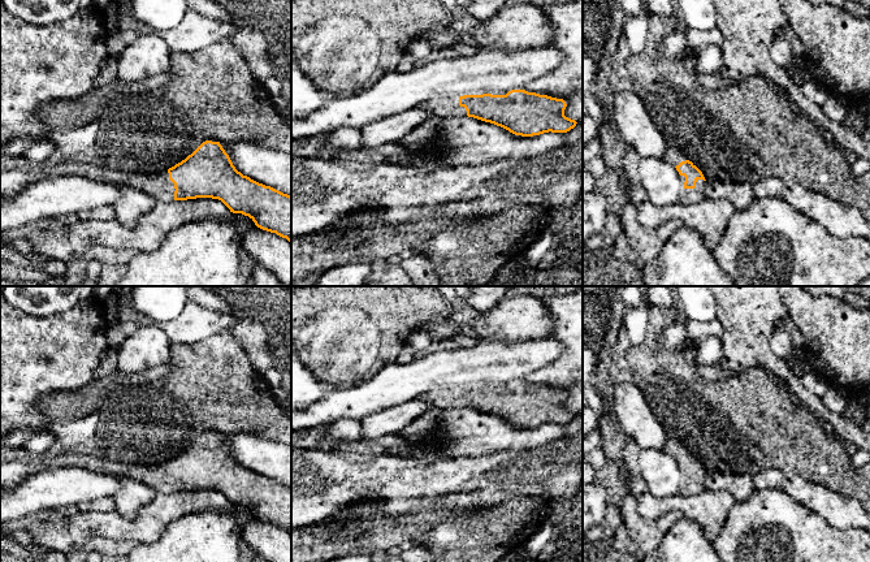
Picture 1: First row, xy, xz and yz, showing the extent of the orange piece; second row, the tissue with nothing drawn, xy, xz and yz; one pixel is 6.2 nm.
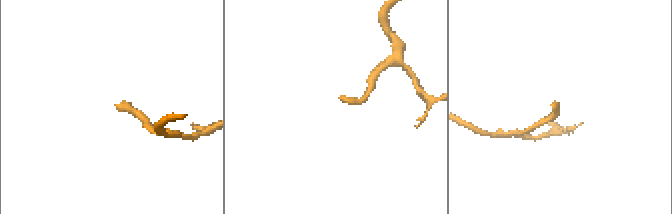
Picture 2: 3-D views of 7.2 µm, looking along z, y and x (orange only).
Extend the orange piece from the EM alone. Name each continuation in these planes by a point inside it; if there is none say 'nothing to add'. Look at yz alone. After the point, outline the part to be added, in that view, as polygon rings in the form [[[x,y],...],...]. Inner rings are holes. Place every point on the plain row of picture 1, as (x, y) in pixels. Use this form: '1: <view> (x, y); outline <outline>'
1: yz (689, 487); outline [[[697,471],[694,480],[684,480],[679,488],[679,494],[697,494],[705,489],[704,485],[705,472]]]

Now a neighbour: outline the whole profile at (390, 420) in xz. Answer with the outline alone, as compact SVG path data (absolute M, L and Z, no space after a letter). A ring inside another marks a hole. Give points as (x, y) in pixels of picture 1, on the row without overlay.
M415 398L407 403L380 410L362 419L363 437L375 440L385 435L399 433L430 408L428 401Z

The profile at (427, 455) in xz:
M424 449L421 451L414 451L407 458L415 458L415 459L424 461L424 462L433 462L433 461L443 459L446 457L437 455L434 451L429 449Z

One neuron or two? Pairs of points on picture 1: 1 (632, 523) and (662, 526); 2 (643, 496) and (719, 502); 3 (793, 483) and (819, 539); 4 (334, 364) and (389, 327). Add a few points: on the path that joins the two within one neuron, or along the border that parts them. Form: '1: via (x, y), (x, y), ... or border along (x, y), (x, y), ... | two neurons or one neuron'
1: via (640, 526), (654, 526) | one neuron
2: via (662, 504), (700, 504) | one neuron
3: border along (778, 488), (829, 523) | two neurons
4: via (351, 364), (366, 364), (384, 344) | one neuron

